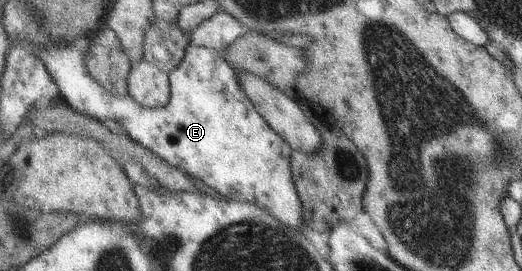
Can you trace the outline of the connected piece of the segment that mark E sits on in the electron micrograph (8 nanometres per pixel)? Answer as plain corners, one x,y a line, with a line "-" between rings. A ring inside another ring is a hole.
79,37
73,44
64,46
64,48
37,47
32,49
40,60
47,64
52,76
59,84
63,101
77,111
101,122
107,119
115,120
136,142
143,144
172,166
183,170
191,177
198,178
210,188
214,188
221,196
259,205
282,224
295,228
301,233
310,232
311,229
308,228
305,219
305,206
297,191
292,166
290,166
292,145
268,124
263,113
255,107
253,100
238,82
235,70
223,57
221,51
191,44
184,60
169,72
171,77
170,102
165,107
148,108
140,106
139,102
136,102
130,95
118,96
106,92
98,82
92,80
84,64
84,54
91,44
90,38

